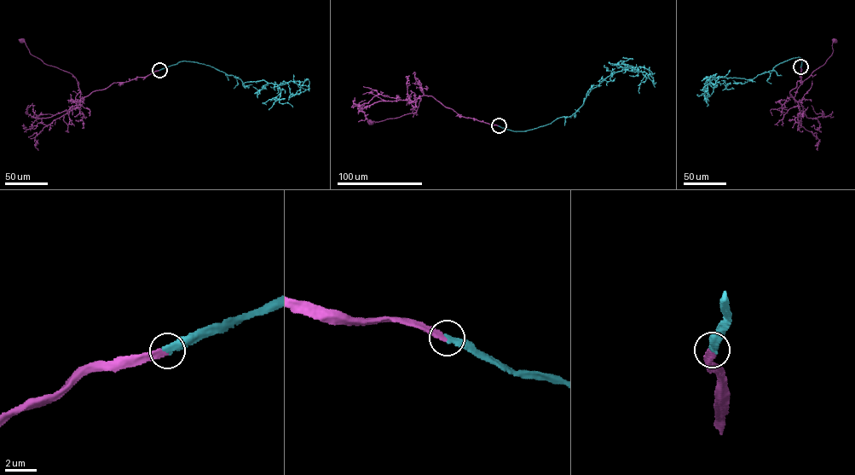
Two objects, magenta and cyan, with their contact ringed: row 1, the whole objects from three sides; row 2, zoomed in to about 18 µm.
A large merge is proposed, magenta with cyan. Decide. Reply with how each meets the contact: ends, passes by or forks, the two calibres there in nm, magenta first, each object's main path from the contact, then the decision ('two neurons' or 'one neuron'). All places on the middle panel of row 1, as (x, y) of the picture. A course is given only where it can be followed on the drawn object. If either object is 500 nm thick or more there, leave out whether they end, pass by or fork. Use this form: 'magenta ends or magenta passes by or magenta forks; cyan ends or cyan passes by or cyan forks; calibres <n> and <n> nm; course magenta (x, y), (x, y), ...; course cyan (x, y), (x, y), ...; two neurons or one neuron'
magenta ends; cyan ends; calibres 320 and 360 nm; course magenta (498, 125), (462, 117), (426, 95), (418, 97), (420, 100), (415, 112), (372, 123); course cyan (498, 125), (514, 131), (542, 126), (570, 117), (592, 89), (615, 72), (635, 72), (641, 66), (652, 75); one neuron

